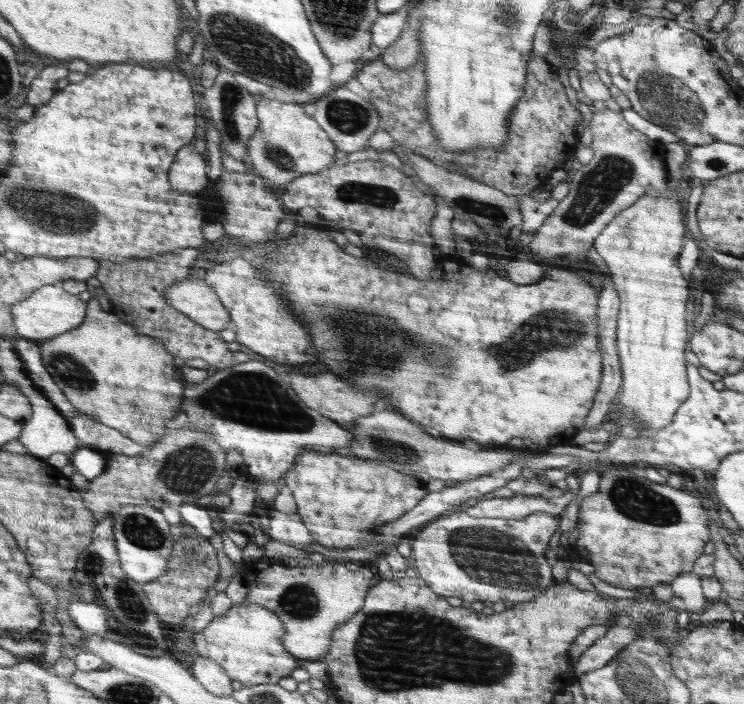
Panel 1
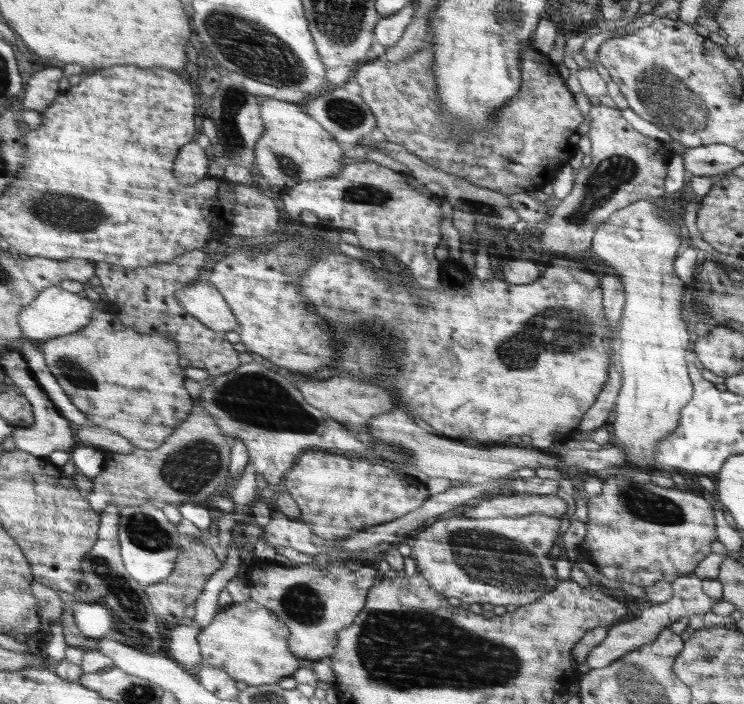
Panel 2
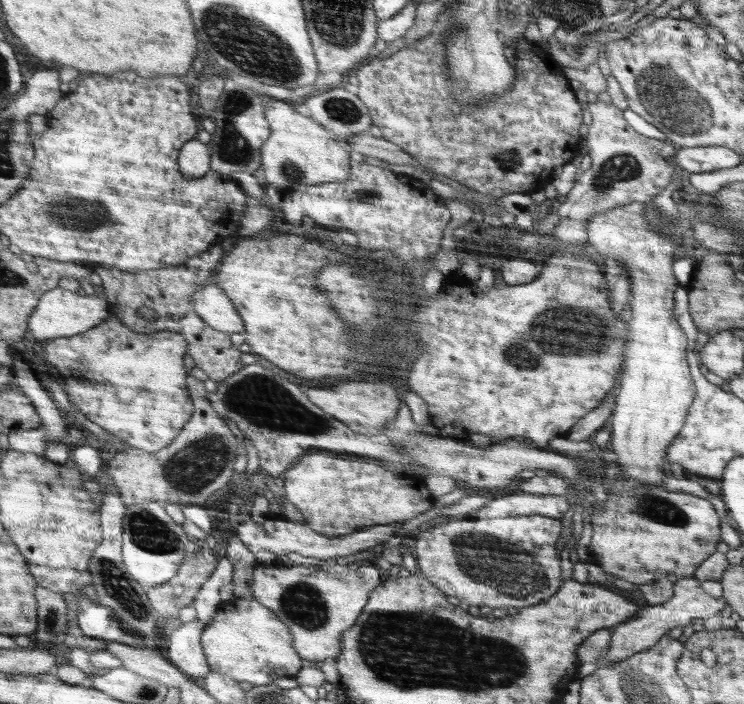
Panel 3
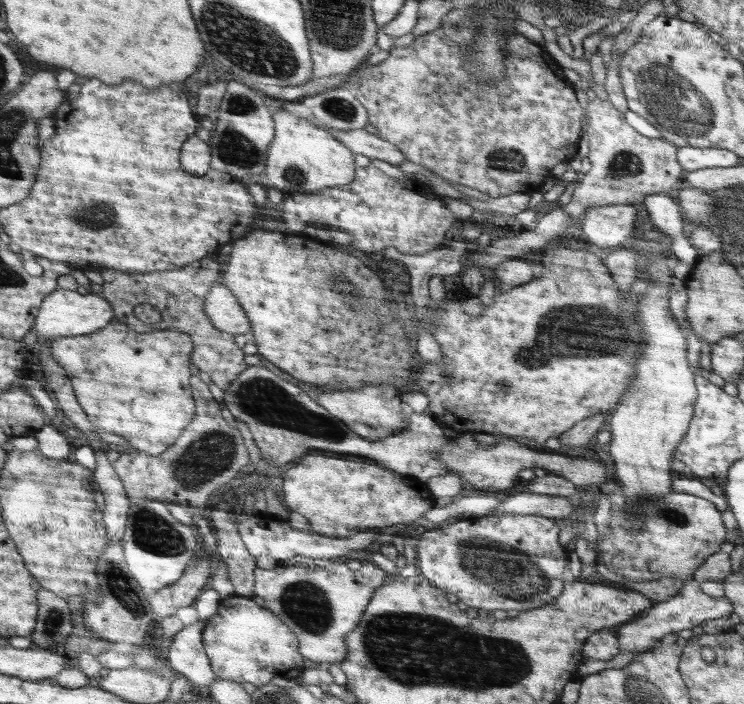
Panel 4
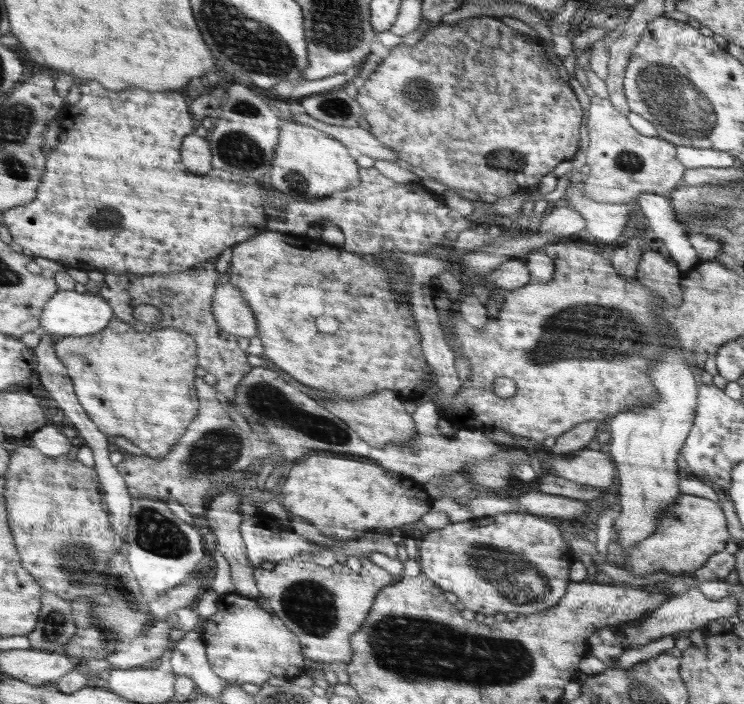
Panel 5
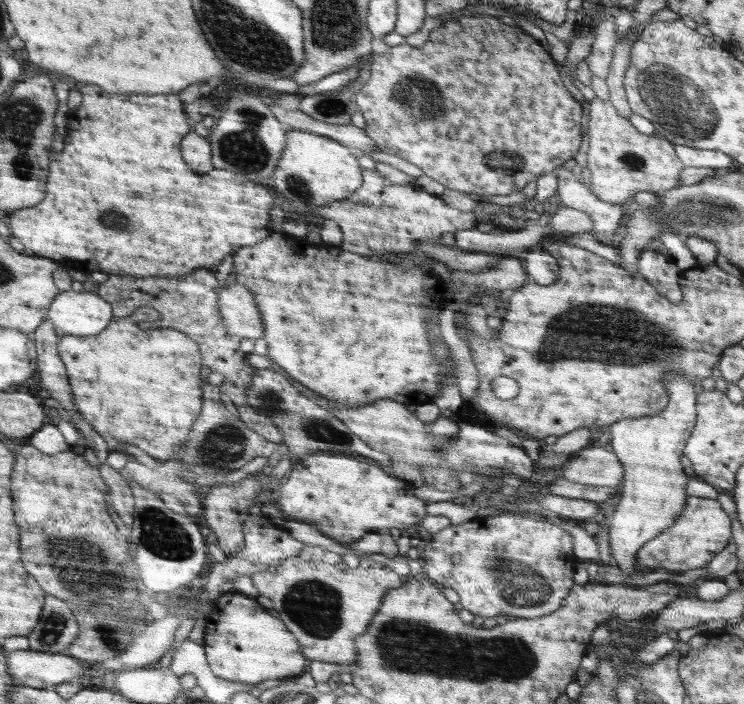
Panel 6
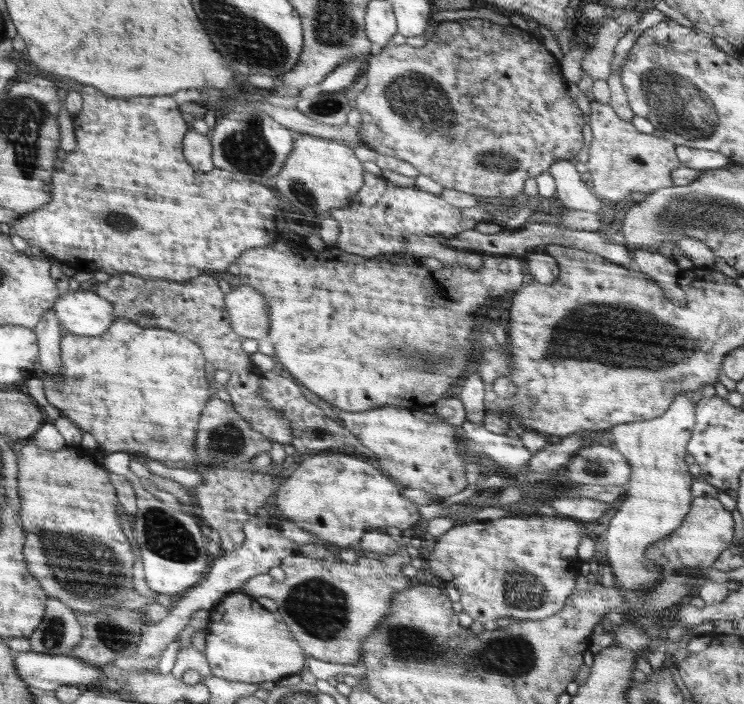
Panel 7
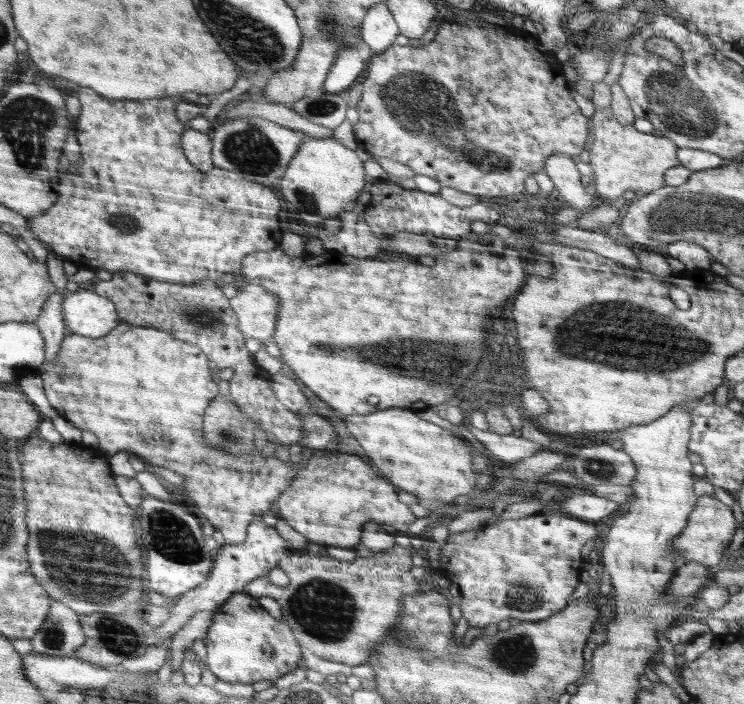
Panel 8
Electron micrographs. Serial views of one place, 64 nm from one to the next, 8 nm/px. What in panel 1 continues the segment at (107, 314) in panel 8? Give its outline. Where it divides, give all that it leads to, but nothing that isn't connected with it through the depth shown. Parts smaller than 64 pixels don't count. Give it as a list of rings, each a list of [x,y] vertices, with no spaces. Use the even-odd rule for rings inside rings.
[[[58,284],[44,285],[36,289],[32,296],[16,303],[15,324],[21,333],[21,337],[25,339],[51,339],[74,330],[76,326],[83,325],[86,305],[87,303],[81,300],[78,295],[58,288]]]

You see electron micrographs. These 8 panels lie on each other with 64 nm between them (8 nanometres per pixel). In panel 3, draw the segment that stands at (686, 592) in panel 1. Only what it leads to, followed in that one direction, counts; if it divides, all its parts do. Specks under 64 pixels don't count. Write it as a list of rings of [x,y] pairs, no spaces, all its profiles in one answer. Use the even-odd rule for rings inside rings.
[[[695,576],[682,578],[674,582],[674,594],[670,600],[659,605],[649,605],[644,607],[640,618],[632,619],[630,622],[620,623],[620,626],[613,627],[608,645],[608,651],[595,661],[598,667],[606,667],[606,664],[615,664],[628,658],[637,652],[644,651],[654,646],[660,637],[668,634],[674,627],[684,628],[687,624],[692,624],[696,618],[706,619],[720,614],[721,610],[728,603],[724,598],[714,598],[702,590],[701,582]]]

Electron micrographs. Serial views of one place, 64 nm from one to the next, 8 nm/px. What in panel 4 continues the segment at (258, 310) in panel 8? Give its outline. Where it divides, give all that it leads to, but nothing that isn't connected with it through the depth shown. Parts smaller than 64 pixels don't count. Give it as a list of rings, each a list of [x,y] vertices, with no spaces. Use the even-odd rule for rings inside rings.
[[[216,283],[208,296],[204,297],[203,314],[211,326],[231,335],[246,334],[252,330],[250,320],[240,306],[232,290],[224,284]]]

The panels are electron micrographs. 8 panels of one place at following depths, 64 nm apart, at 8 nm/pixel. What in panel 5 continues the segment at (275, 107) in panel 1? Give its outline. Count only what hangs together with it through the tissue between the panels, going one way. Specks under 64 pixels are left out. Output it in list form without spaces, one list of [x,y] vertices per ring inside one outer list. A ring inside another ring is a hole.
[[[282,118],[280,136],[274,147],[274,157],[270,160],[270,184],[280,192],[288,194],[282,196],[284,199],[308,201],[328,198],[342,190],[355,188],[361,178],[358,178],[358,166],[348,149],[344,143],[338,142],[337,138],[324,131]]]

